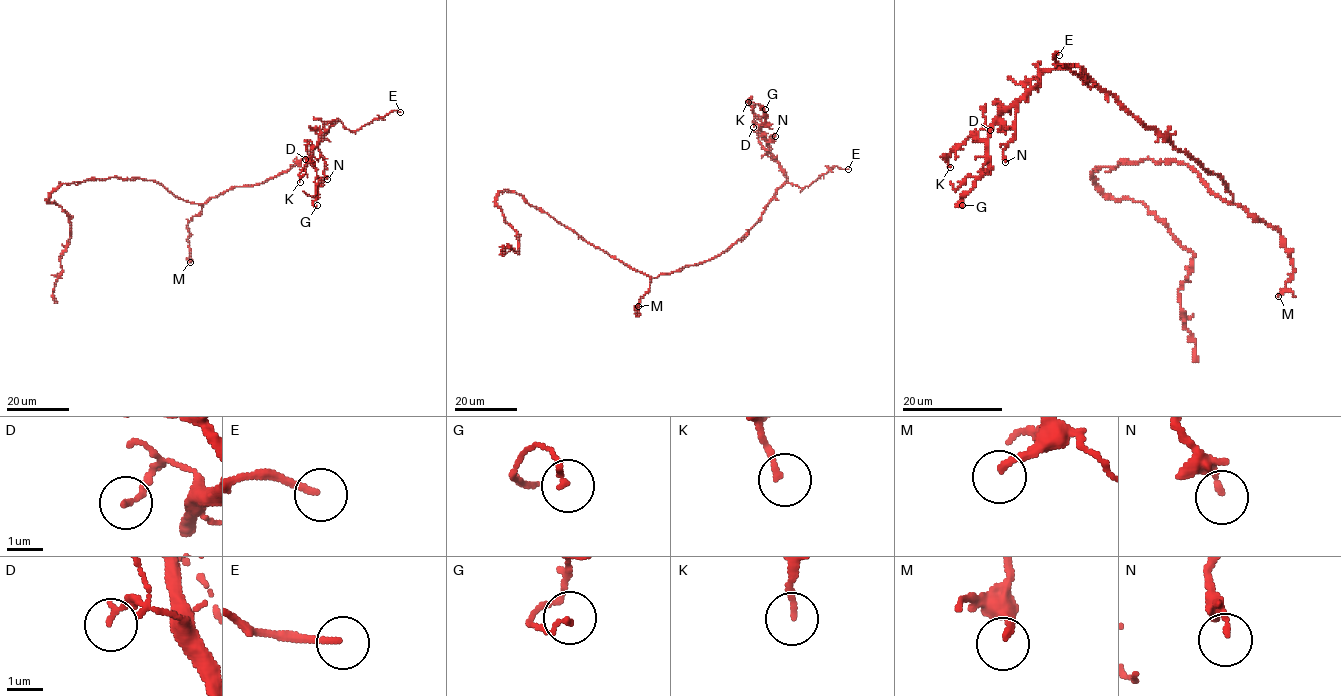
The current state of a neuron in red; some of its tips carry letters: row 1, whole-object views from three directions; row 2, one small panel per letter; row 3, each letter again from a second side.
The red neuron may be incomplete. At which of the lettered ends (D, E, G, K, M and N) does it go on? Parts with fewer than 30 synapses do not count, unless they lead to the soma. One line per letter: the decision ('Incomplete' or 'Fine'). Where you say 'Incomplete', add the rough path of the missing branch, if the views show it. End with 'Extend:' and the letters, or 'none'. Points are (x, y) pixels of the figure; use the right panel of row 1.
D: Fine
E: Incomplete. Course of what is missing: (1059, 55), (1061, 68), (1060, 60), (1064, 53), (1080, 61), (1085, 56)
G: Fine
K: Fine
M: Incomplete. Course of what is missing: (1278, 296), (1275, 317), (1300, 347), (1303, 357), (1293, 380), (1298, 386)
N: Fine
Extend: E, M

